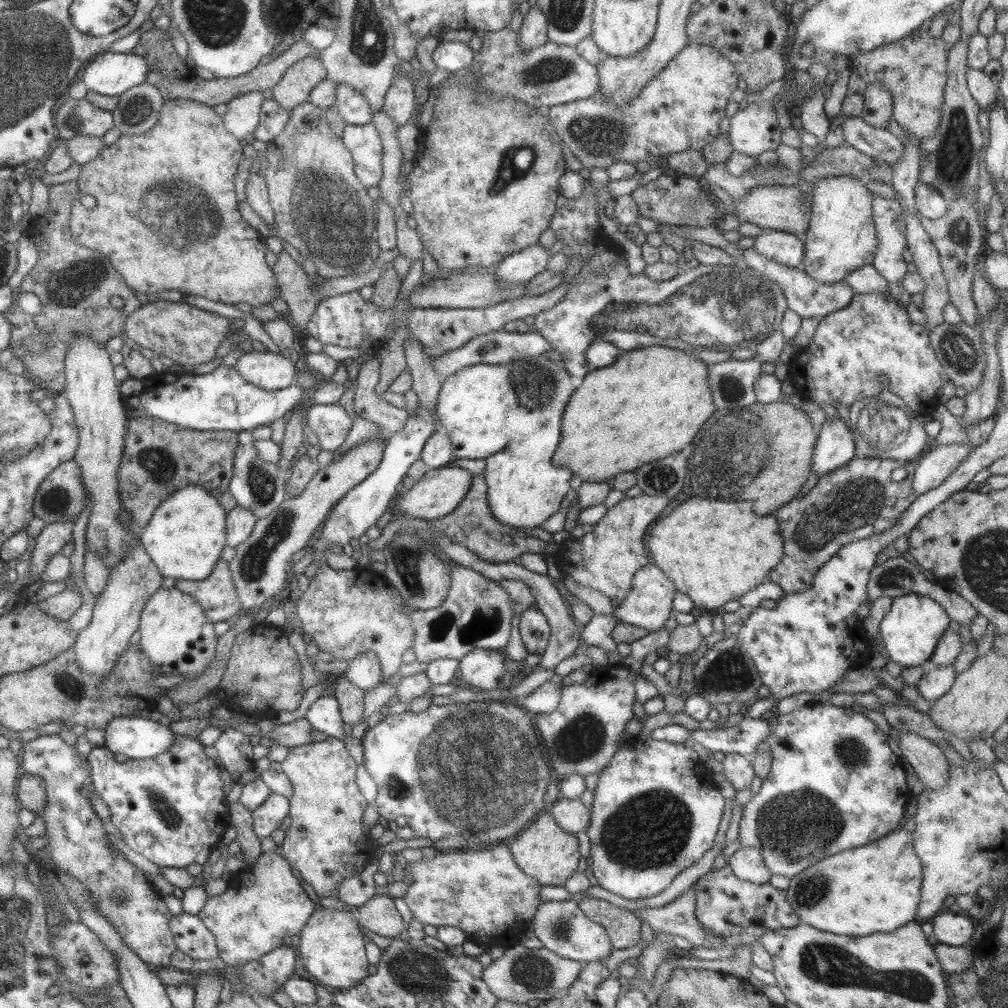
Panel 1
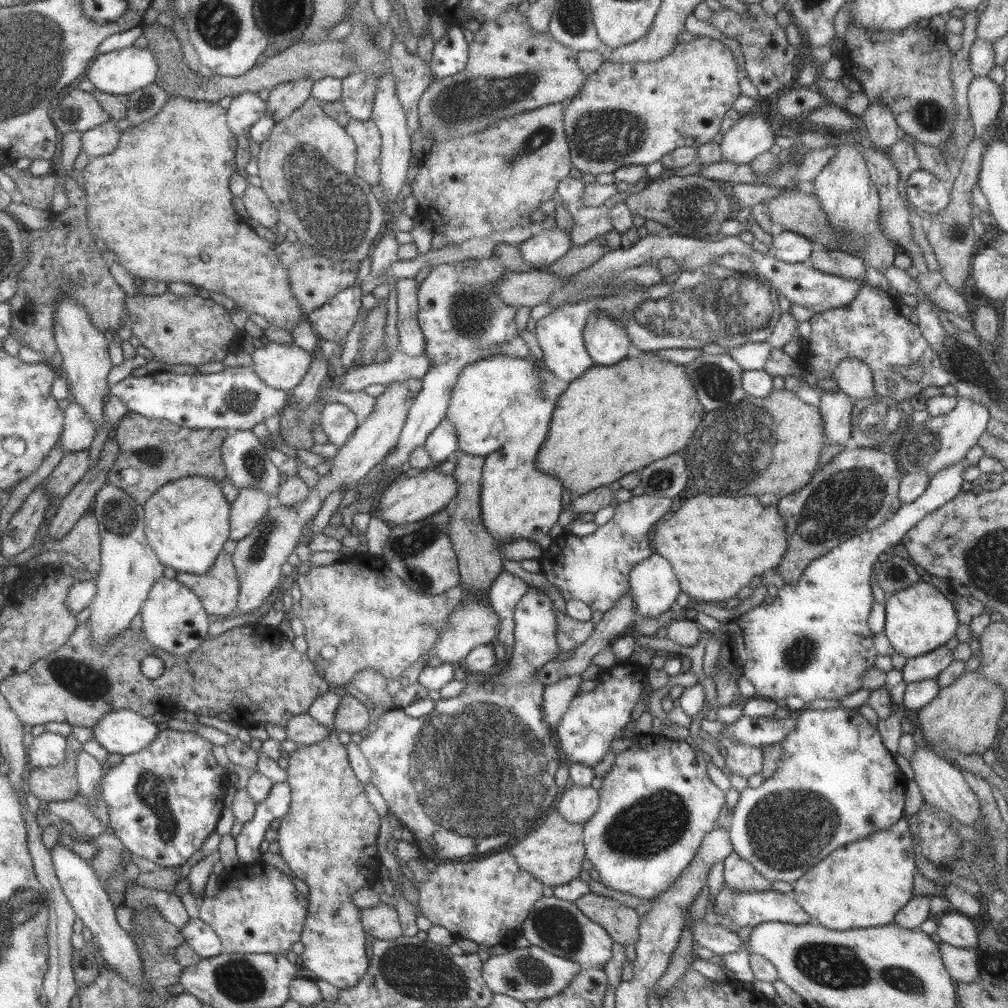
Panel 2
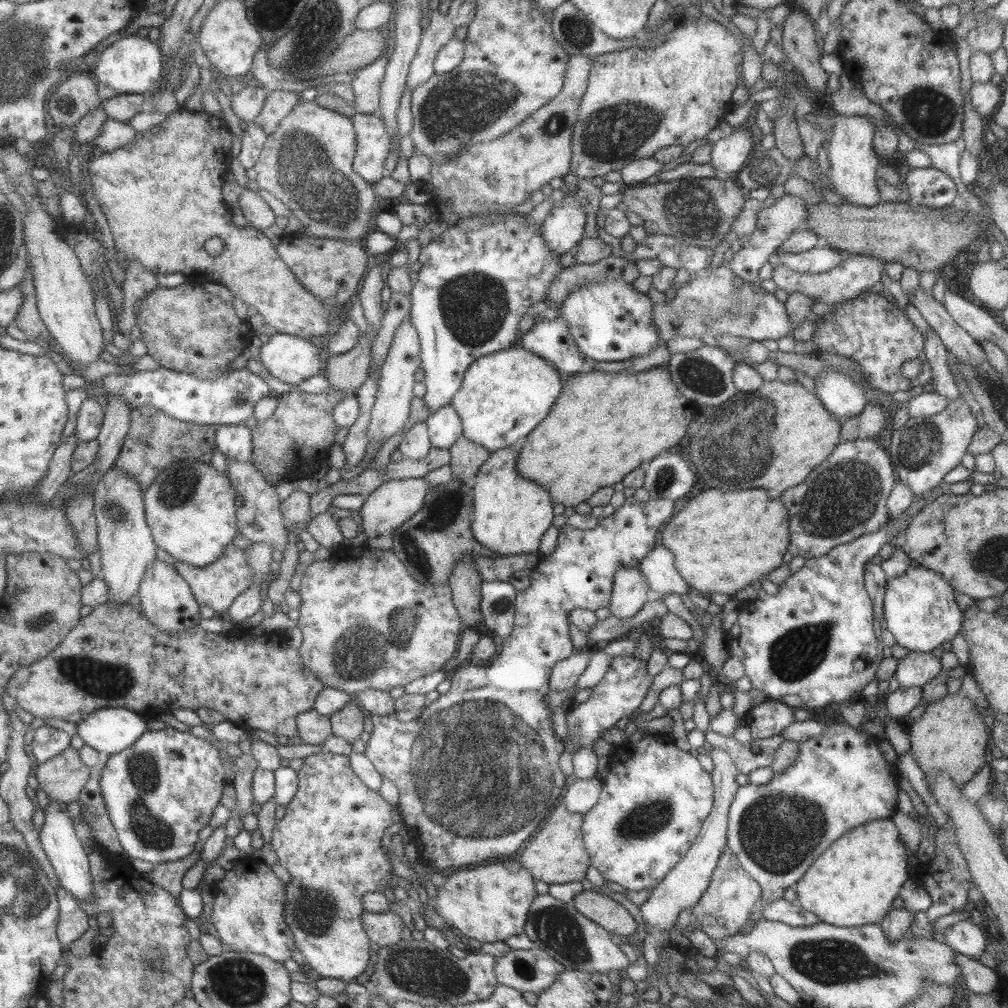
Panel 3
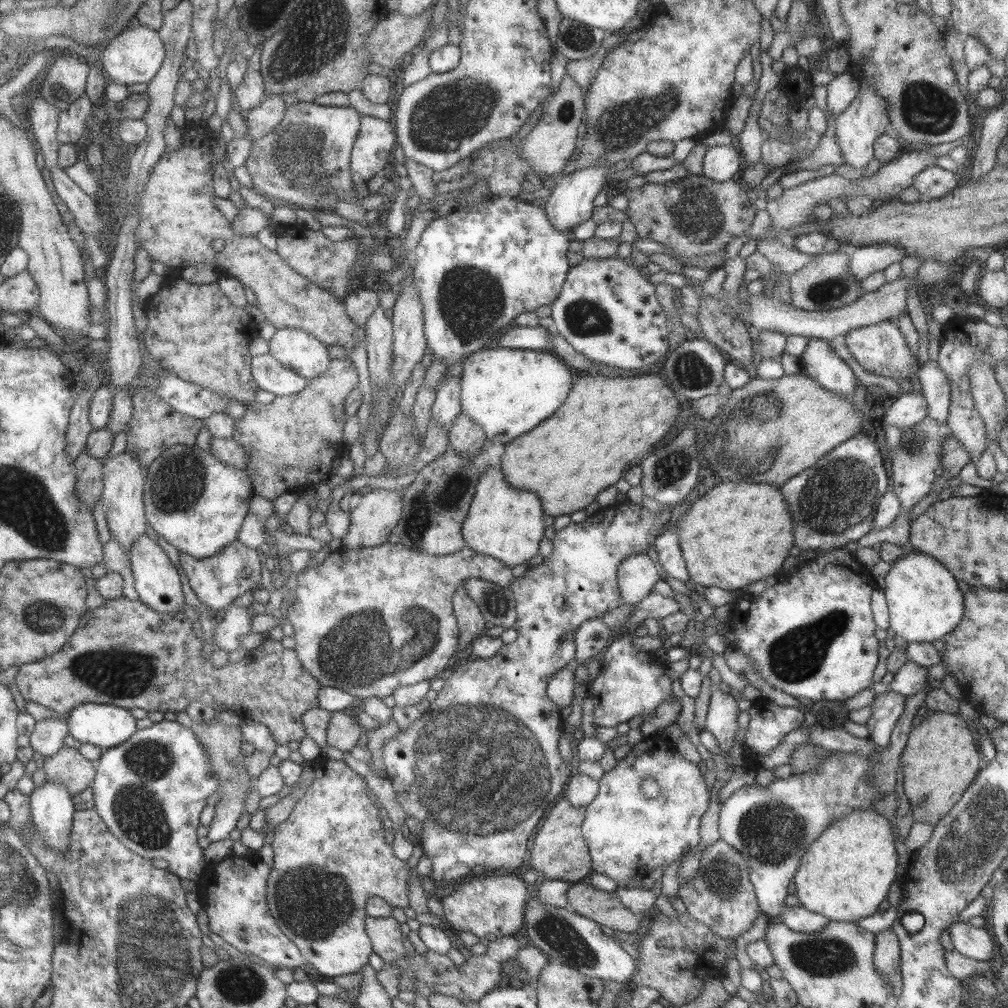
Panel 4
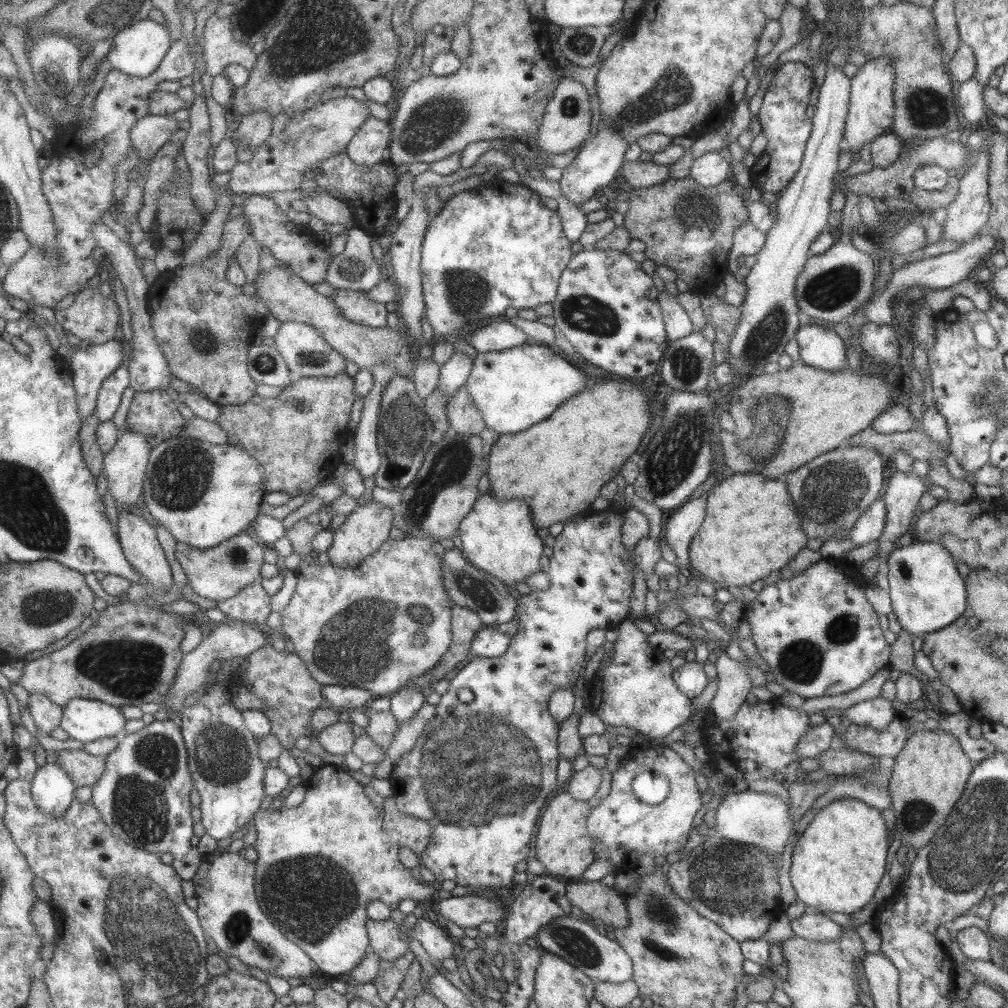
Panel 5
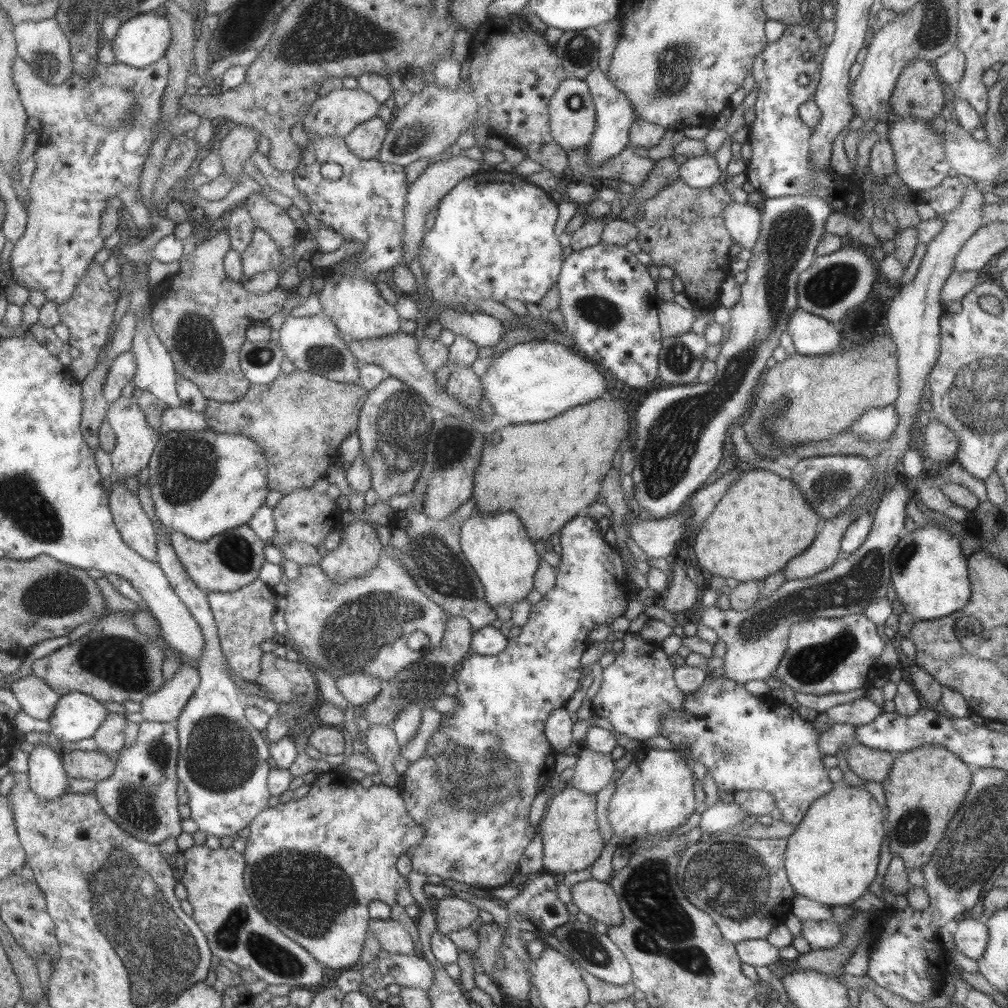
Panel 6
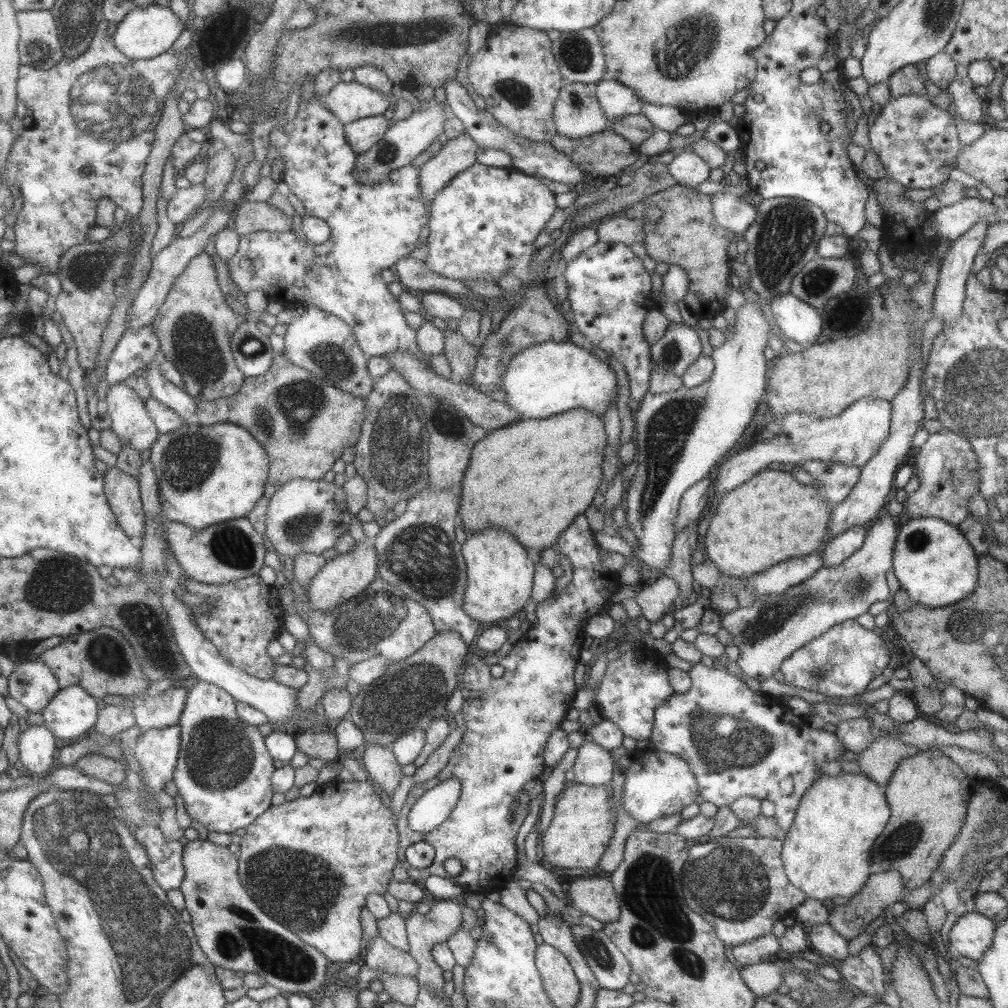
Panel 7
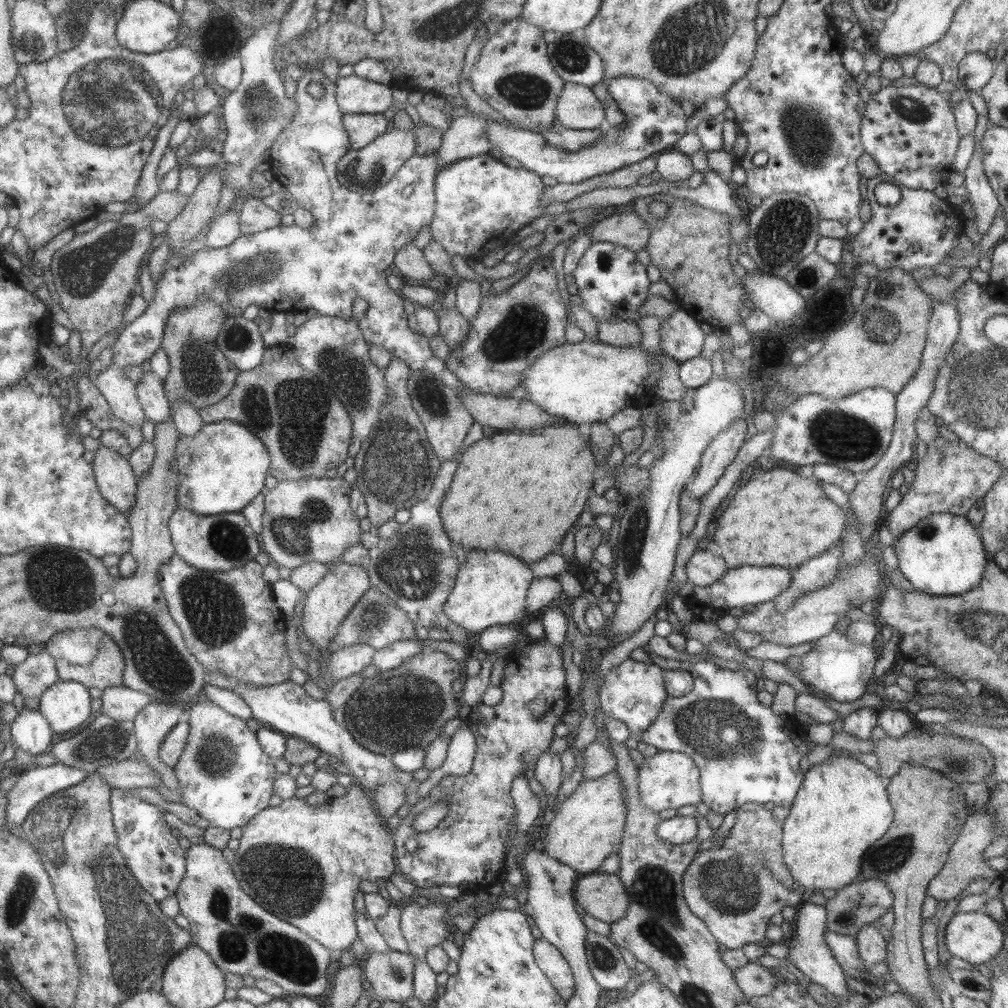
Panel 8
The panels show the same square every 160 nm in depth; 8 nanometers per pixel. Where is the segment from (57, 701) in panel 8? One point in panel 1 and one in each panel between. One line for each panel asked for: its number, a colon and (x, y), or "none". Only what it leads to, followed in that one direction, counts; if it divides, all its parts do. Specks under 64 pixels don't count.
1: (137, 738)
2: (124, 732)
3: (110, 730)
4: (104, 725)
5: (81, 719)
6: (75, 716)
7: (71, 711)

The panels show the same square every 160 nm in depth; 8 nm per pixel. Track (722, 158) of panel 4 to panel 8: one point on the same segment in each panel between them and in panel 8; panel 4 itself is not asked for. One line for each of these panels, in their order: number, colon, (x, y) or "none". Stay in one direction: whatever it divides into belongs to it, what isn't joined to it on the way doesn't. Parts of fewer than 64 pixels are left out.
5: (711, 168)
6: (698, 172)
7: (686, 168)
8: (672, 165)

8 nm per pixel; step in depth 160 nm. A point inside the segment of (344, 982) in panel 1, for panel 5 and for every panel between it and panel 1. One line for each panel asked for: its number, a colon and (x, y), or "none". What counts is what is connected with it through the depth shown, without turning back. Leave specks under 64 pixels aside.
2: (327, 837)
3: (329, 839)
4: (329, 856)
5: (319, 864)

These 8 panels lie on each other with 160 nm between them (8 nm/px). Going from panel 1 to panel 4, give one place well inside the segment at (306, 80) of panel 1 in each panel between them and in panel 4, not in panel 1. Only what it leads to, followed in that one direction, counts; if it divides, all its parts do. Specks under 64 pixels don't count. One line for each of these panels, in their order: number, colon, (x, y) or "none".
2: (283, 99)
3: (277, 103)
4: (260, 120)

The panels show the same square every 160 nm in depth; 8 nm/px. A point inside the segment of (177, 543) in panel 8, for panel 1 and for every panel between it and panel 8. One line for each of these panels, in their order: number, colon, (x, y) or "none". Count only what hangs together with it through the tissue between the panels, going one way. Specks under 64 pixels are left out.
1: (216, 594)
2: (217, 589)
3: (216, 585)
4: (216, 580)
5: (217, 573)
6: (224, 562)
7: (229, 550)

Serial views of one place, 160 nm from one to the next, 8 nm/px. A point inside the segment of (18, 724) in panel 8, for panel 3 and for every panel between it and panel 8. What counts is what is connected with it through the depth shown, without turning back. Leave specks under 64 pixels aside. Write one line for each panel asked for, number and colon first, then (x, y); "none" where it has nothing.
3: (64, 850)
4: (51, 806)
5: (52, 790)
6: (46, 778)
7: (36, 745)

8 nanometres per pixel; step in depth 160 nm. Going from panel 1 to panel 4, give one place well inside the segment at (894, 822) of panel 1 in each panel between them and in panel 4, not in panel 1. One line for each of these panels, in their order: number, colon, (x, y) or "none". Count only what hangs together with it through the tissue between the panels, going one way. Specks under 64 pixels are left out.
2: (835, 782)
3: (839, 779)
4: (772, 826)

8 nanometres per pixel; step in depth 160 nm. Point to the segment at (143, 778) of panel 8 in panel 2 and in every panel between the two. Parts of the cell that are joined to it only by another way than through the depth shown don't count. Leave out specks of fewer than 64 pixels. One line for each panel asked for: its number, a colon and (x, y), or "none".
2: (55, 783)
3: (62, 777)
4: (69, 767)
5: (83, 769)
6: (90, 765)
7: (100, 767)

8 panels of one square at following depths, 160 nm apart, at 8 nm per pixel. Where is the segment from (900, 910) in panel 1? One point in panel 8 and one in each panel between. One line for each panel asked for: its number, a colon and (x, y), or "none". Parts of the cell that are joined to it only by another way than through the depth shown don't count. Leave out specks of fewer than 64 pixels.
2: (863, 884)
3: (853, 882)
4: (845, 874)
5: (837, 863)
6: (831, 856)
7: (826, 852)
8: (841, 808)

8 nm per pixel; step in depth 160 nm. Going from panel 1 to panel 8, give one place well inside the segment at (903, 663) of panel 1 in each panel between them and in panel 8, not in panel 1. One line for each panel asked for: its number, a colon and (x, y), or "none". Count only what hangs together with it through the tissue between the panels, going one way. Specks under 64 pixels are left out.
2: (918, 619)
3: (919, 608)
4: (924, 603)
5: (926, 593)
6: (929, 574)
7: (935, 565)
8: (942, 555)

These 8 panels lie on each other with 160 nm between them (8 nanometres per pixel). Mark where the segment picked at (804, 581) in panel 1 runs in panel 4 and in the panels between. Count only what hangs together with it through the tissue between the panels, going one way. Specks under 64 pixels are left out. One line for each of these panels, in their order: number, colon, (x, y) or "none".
2: (856, 490)
3: (829, 507)
4: (843, 487)

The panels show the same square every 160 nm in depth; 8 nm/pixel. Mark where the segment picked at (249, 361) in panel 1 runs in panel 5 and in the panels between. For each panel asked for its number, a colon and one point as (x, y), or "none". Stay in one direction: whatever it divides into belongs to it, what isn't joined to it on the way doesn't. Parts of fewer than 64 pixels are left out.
2: (281, 366)
3: (291, 359)
4: (302, 353)
5: (306, 353)

